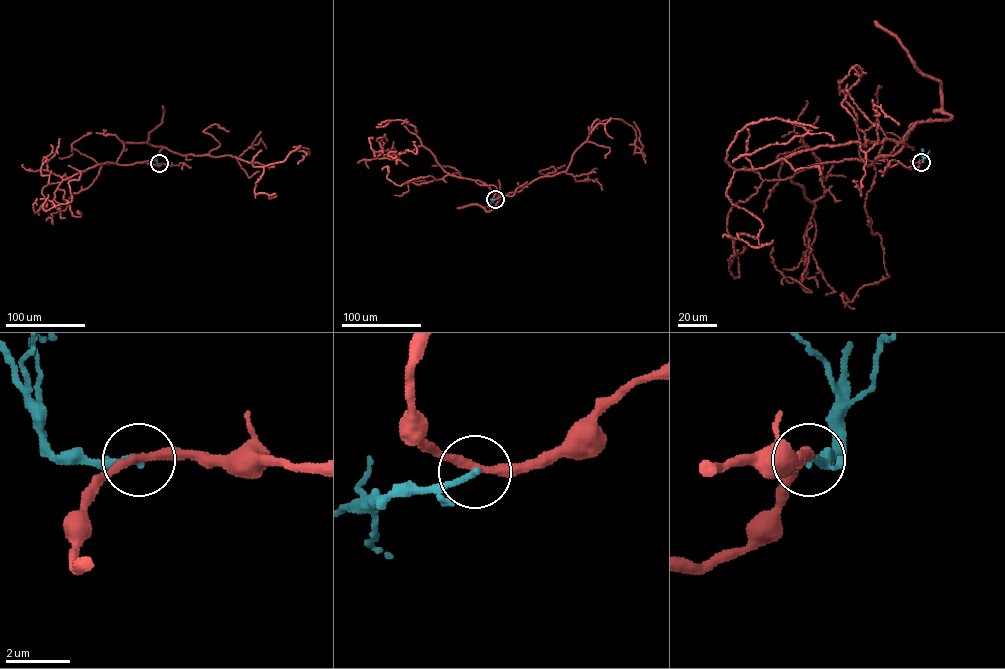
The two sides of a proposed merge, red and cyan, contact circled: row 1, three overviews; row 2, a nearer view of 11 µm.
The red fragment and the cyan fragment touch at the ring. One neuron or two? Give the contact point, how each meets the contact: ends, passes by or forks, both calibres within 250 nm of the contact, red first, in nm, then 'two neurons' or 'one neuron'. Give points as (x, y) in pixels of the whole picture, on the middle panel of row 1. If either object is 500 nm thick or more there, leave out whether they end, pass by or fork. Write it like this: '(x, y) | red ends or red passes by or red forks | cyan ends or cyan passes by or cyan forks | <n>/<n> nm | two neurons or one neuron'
(495, 199) | red passes by | cyan ends | 260/200 nm | two neurons

